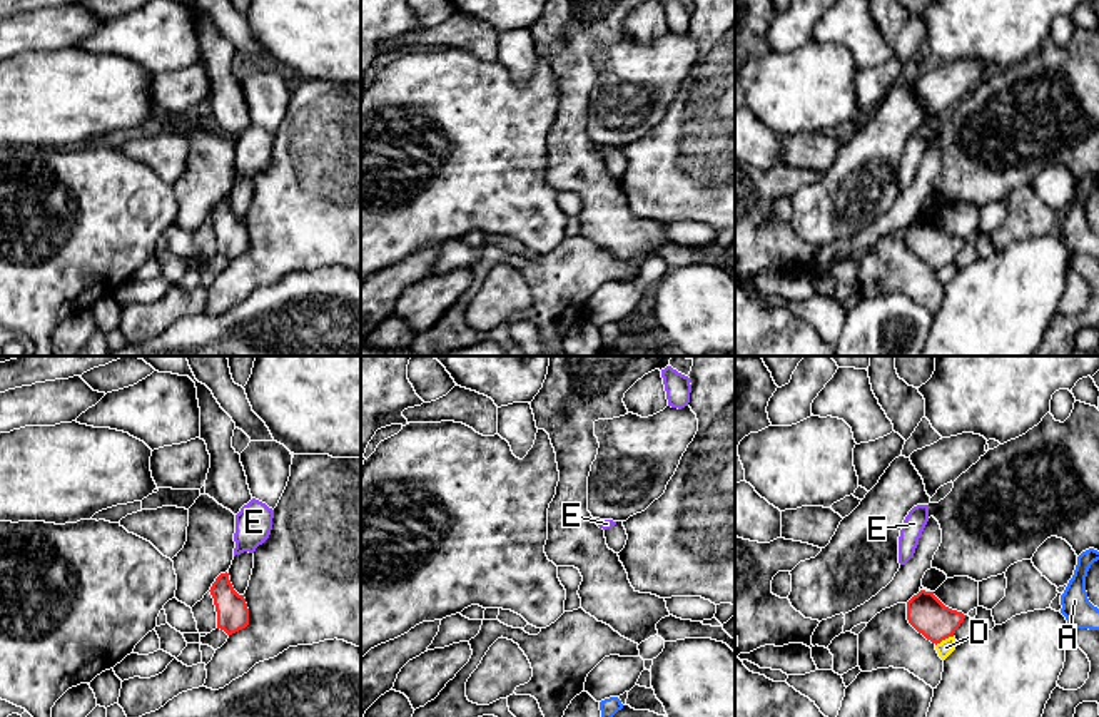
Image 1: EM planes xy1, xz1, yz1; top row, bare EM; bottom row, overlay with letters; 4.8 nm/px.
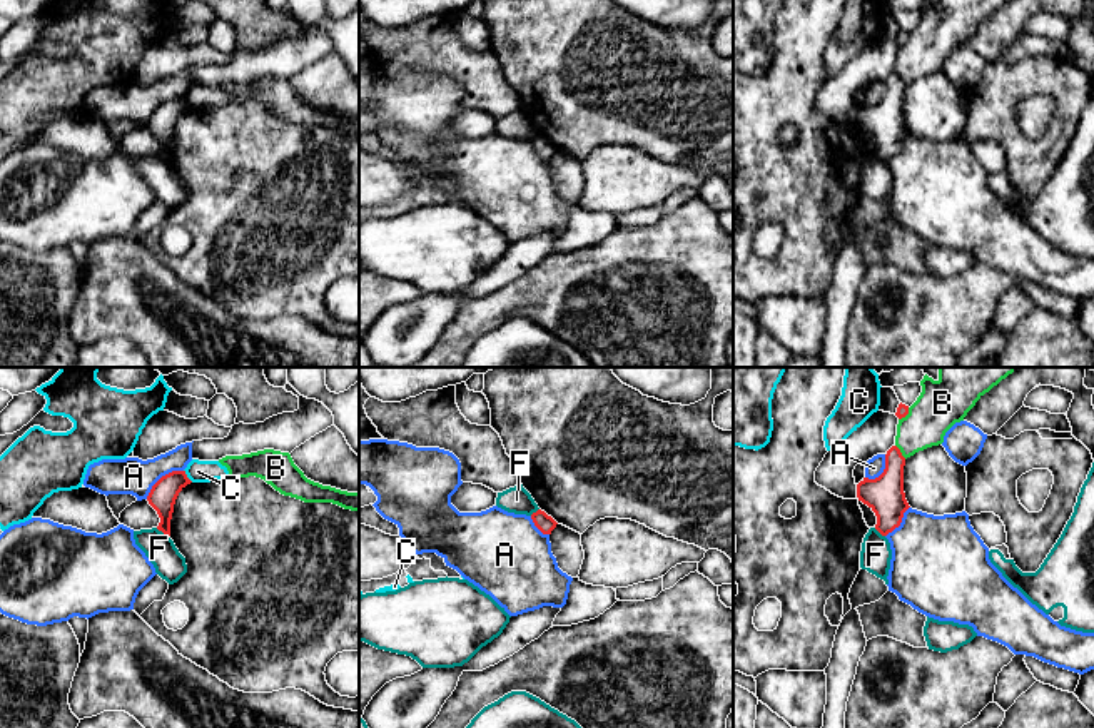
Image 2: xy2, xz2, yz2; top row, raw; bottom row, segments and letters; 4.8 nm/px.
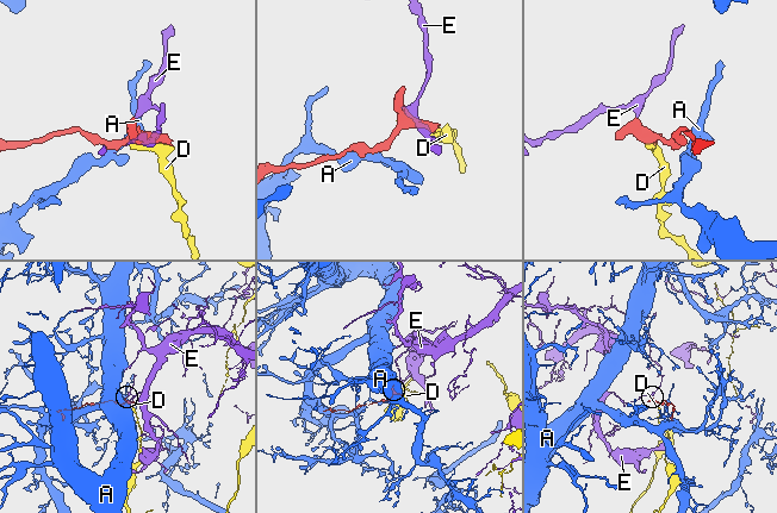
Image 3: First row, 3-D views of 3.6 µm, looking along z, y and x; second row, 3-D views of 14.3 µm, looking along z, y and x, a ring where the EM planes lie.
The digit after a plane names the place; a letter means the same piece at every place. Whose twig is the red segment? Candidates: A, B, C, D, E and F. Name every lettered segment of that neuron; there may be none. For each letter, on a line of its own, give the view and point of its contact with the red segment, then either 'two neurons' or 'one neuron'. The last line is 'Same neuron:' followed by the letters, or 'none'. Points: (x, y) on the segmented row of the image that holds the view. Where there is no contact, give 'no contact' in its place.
A: xy2 (161, 478) | two neurons
B: yz2 (899, 451) | two neurons
C: xy2 (186, 476) | two neurons
D: yz1 (944, 639) | two neurons
E: xz1 (602, 523) | one neuron
F: xy2 (162, 531) | two neurons
Same neuron: E

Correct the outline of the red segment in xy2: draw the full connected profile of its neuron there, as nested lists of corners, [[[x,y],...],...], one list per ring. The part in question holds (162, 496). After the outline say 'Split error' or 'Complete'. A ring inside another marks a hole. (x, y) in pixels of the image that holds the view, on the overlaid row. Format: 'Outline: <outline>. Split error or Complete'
Outline: [[[172,471],[162,476],[150,489],[147,501],[157,511],[160,523],[159,531],[170,536],[170,519],[174,513],[174,504],[179,493],[190,484],[185,471]]]. Complete

